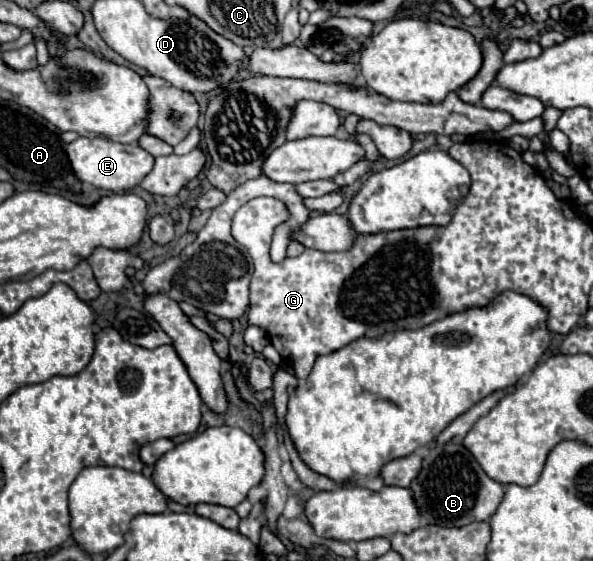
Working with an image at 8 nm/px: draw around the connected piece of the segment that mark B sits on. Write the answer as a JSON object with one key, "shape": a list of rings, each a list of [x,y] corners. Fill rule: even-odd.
{"shape":[[[453,442],[429,448],[421,474],[409,488],[421,514],[427,516],[431,524],[437,522],[443,526],[465,526],[473,520],[489,520],[505,494],[503,484],[489,478],[463,444]]]}

